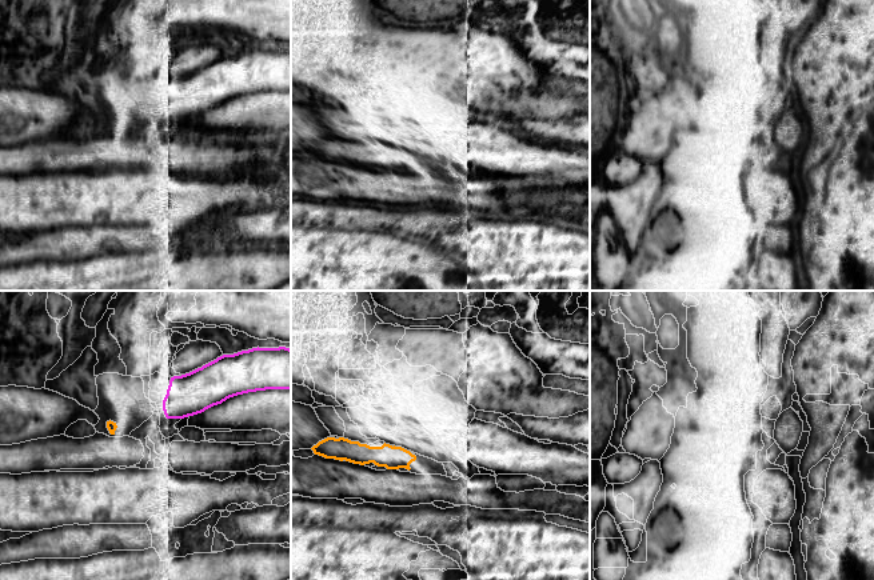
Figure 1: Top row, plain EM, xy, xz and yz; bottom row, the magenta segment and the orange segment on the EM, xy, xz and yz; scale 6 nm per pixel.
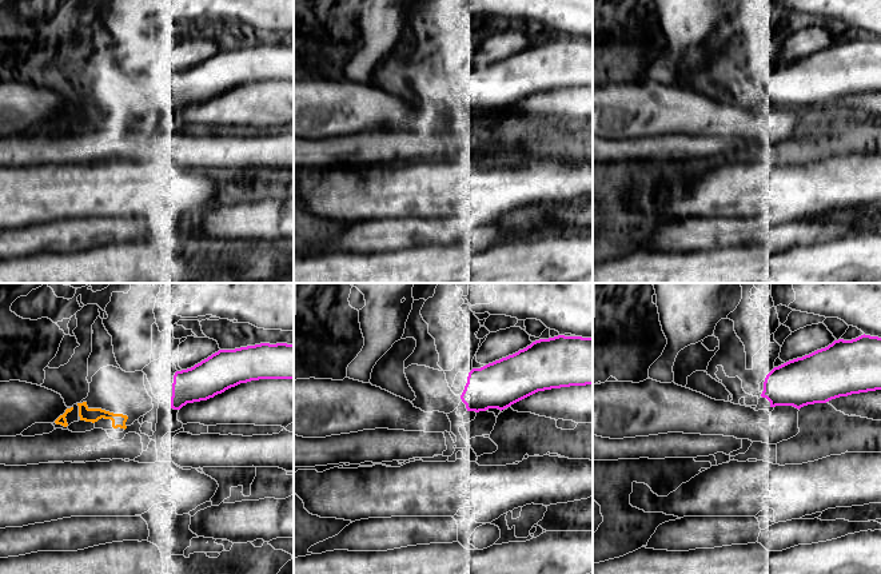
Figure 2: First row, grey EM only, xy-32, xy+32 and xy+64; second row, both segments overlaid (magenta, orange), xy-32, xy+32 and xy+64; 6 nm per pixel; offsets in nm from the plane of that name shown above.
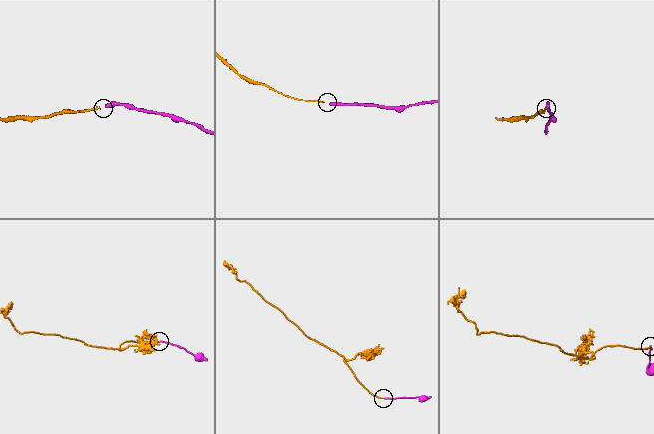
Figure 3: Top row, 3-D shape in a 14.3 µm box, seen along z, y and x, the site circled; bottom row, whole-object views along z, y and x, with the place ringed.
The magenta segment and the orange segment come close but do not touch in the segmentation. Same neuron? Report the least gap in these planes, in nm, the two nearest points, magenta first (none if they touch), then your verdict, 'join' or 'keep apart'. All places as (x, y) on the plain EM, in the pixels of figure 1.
gap 300 nm; span xy (163, 111), (116, 127); join

